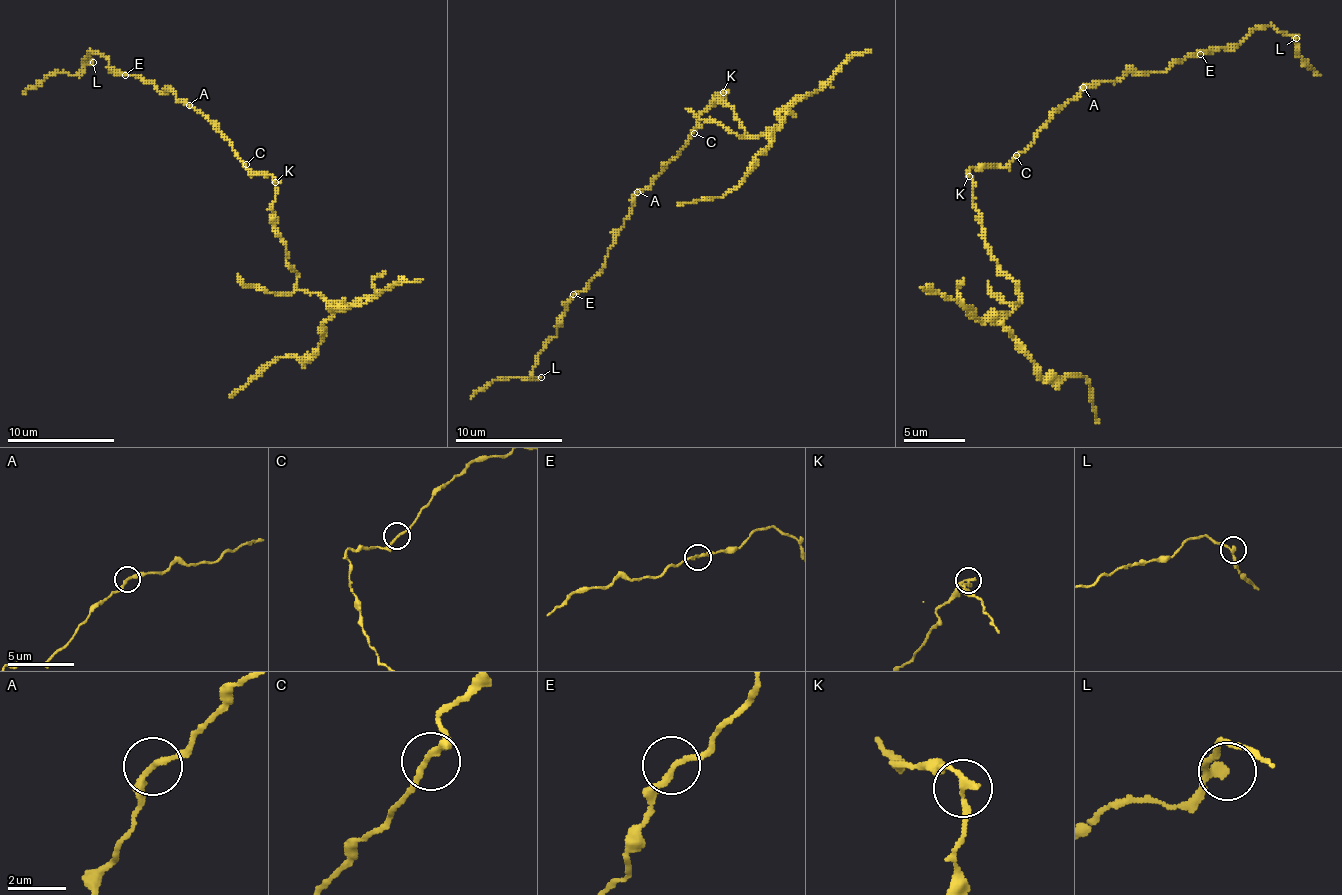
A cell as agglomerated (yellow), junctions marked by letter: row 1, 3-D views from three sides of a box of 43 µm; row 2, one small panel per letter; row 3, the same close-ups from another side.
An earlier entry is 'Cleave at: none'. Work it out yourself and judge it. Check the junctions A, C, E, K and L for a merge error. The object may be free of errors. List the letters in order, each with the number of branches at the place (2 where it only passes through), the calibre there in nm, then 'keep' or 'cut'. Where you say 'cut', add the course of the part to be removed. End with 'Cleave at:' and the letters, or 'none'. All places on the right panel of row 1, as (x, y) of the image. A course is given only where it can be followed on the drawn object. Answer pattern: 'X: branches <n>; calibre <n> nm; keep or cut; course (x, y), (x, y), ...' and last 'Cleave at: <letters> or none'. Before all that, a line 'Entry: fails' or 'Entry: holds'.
Entry: fails
A: branches 2; calibre 200 nm; keep
C: branches 2; calibre 170 nm; keep
E: branches 2; calibre 200 nm; keep
K: branches 2; calibre 200 nm; cut; course (970, 177), (982, 235), (1019, 297), (1003, 318), (1006, 330), (1040, 377), (1083, 377), (1090, 383), (1099, 423)
L: branches 2; calibre 200 nm; keep
Cleave at: K

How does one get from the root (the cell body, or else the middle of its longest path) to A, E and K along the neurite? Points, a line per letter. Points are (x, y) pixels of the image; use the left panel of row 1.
A: (243, 164), (232, 150), (232, 142), (200, 110), (189, 105)
E: (243, 164), (232, 150), (232, 142), (200, 110), (170, 91), (157, 91), (136, 75), (125, 75)
K: (243, 164), (248, 175), (270, 175), (275, 183)

